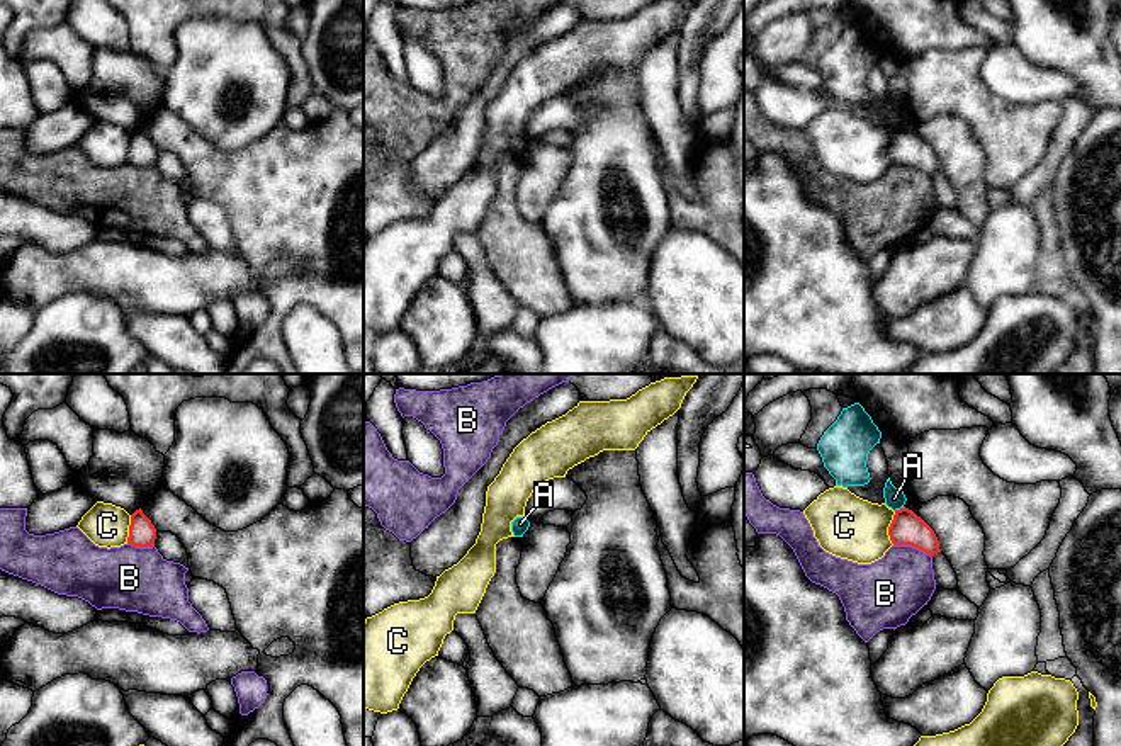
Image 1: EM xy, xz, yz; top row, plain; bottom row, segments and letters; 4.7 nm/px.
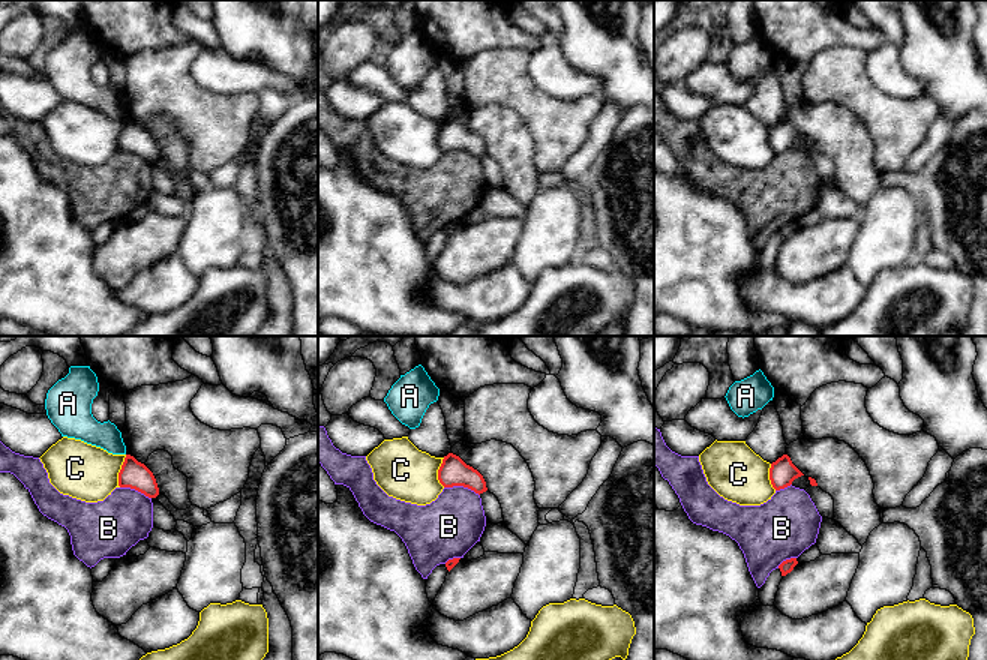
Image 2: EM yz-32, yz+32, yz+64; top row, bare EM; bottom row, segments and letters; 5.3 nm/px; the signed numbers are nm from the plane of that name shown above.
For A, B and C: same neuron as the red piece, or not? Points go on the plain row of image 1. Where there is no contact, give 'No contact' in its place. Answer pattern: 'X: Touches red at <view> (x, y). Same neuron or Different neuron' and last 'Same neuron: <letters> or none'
A: Touches red at yz (901, 128). Different neuron
B: Touches red at yz (912, 165). Different neuron
C: Touches red at yz (889, 148). Different neuron
Same neuron: none

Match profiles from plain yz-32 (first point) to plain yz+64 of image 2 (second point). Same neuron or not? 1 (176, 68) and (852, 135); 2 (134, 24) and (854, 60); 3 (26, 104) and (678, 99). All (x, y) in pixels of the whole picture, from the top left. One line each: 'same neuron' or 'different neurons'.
1: different neurons
2: different neurons
3: same neuron

